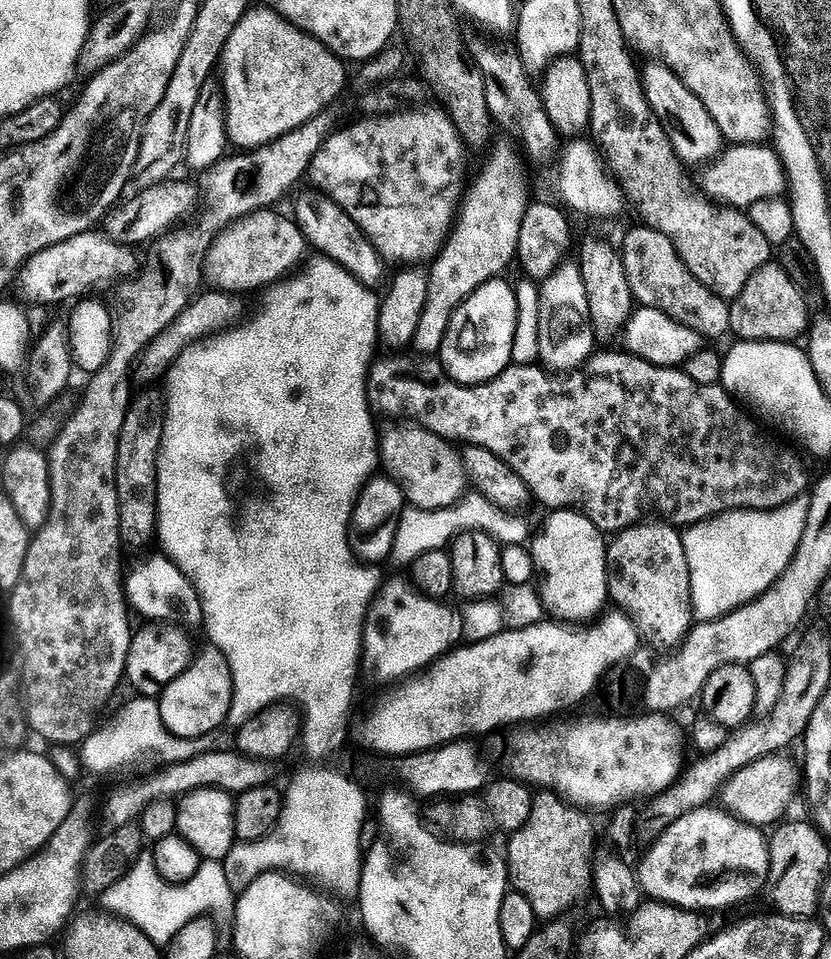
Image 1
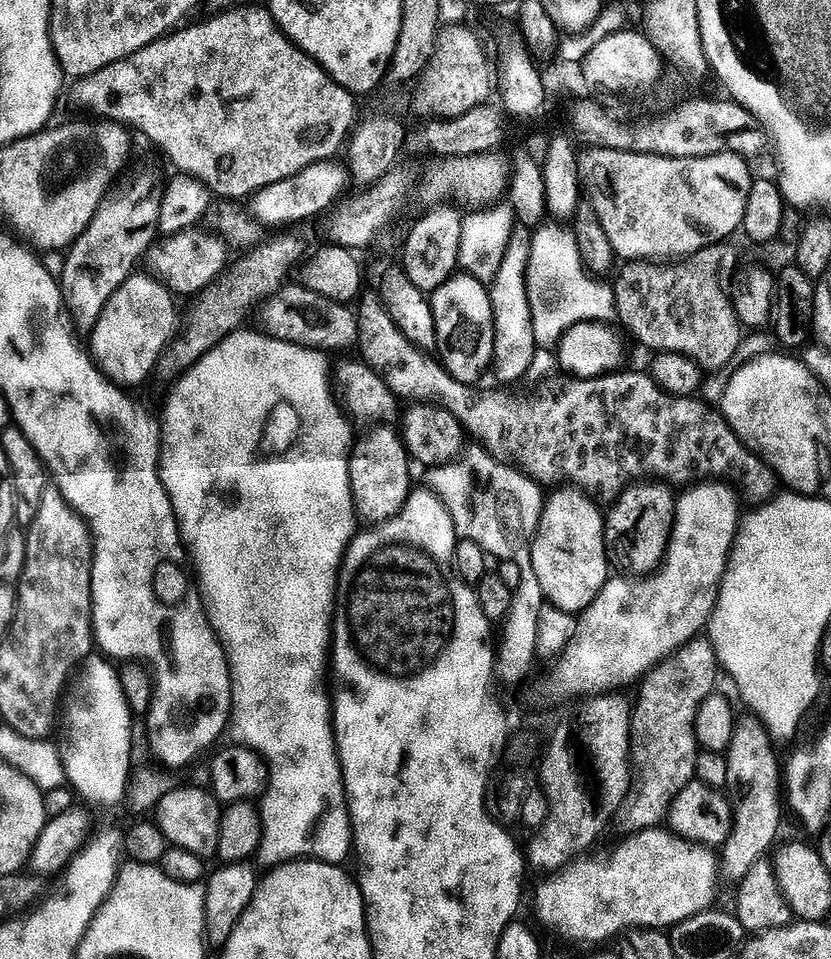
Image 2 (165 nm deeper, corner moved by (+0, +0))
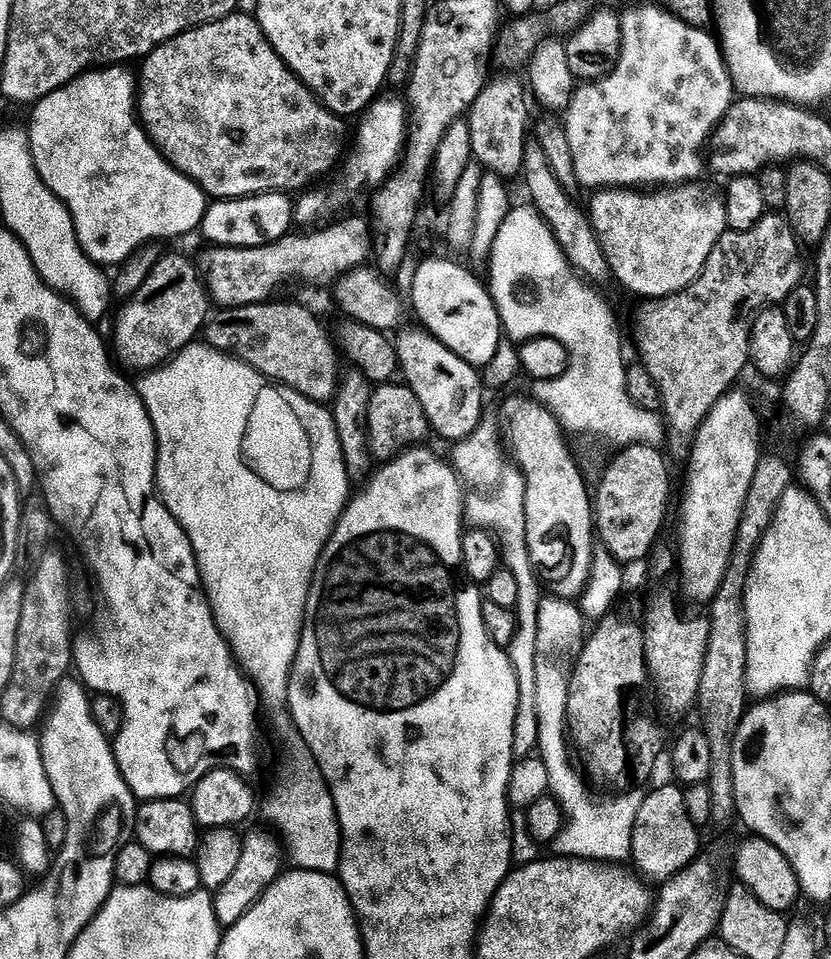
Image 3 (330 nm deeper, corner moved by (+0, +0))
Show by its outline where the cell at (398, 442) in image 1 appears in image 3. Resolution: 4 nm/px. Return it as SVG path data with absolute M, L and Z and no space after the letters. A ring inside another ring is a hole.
M265 302L217 311L202 329L203 343L210 345L211 348L217 348L220 352L227 352L237 360L244 360L254 370L258 370L261 376L294 389L307 400L315 400L322 405L335 401L336 389L340 387L342 367L340 368L341 357L338 355L333 337L332 340L328 337L323 322L310 309L303 308L300 304L276 303Z

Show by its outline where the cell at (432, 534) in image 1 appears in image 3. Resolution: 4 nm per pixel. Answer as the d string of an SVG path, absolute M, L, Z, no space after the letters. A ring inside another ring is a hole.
M477 430L473 436L455 445L456 475L464 485L464 515L467 523L476 530L487 530L500 539L503 567L509 568L518 582L518 602L514 609L520 624L514 642L506 649L518 678L520 701L514 722L513 757L531 757L537 751L539 742L538 706L535 695L536 665L542 656L538 644L538 612L542 597L542 584L532 565L530 550L526 542L526 506L524 505L524 474L510 462L507 455L500 456L502 440L487 436L484 430Z

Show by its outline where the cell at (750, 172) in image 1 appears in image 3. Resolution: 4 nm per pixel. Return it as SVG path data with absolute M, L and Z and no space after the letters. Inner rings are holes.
M704 182L668 186L663 190L633 190L631 188L605 188L597 191L592 200L592 225L608 259L614 280L639 298L661 300L683 288L689 288L702 273L714 246L729 231L726 206L719 191L707 188Z

